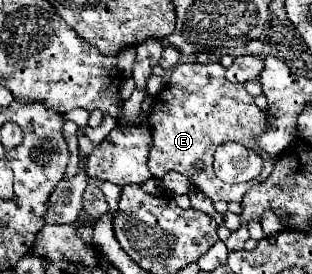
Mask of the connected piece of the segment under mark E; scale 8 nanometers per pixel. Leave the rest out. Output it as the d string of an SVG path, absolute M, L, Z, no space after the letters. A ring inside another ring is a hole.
M178 63L174 67L174 71L170 73L168 85L162 89L162 93L158 93L152 101L150 113L148 113L148 127L152 131L152 151L150 151L150 159L148 159L148 167L150 173L156 179L162 179L166 173L170 171L178 171L184 177L188 177L194 187L198 191L202 191L208 199L212 201L242 201L242 197L246 195L246 191L252 187L254 181L250 183L238 183L238 185L228 185L224 181L220 181L214 171L212 171L212 157L218 145L228 143L228 141L238 141L244 147L250 147L252 151L258 151L258 133L262 133L262 129L266 129L266 115L256 107L254 97L246 91L244 85L238 83L230 83L224 77L226 69L220 63L212 63L212 65L200 65L200 63ZM194 161L204 161L204 171L194 171Z

